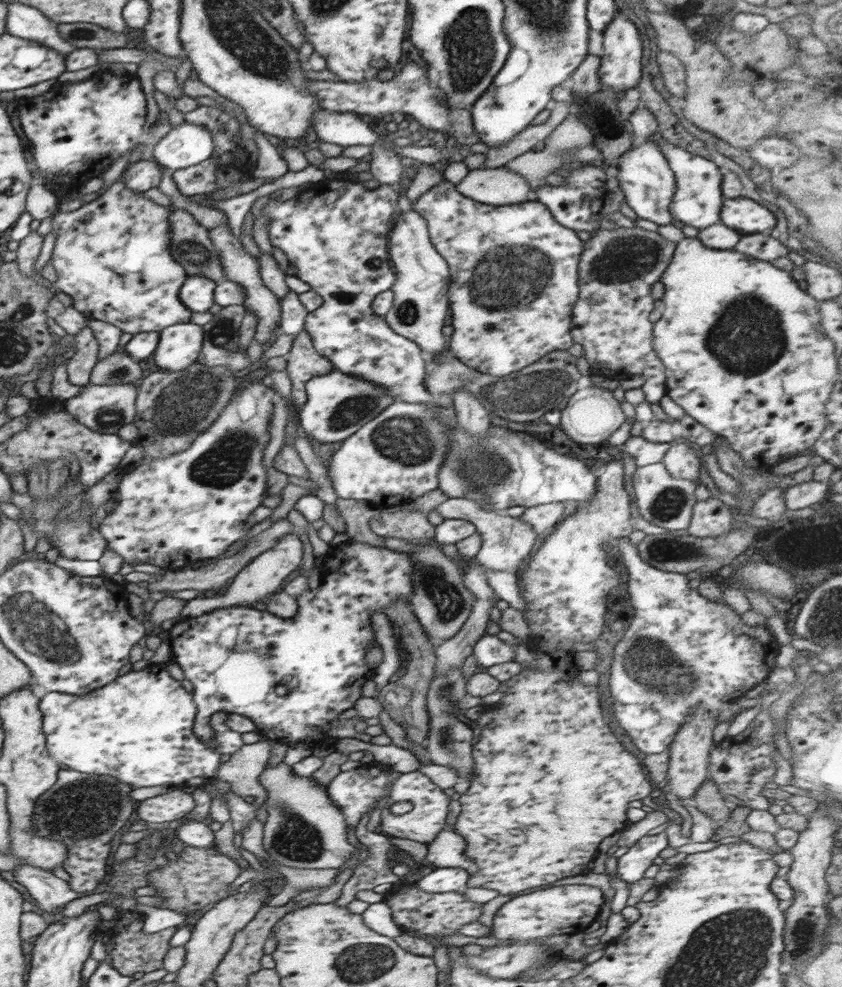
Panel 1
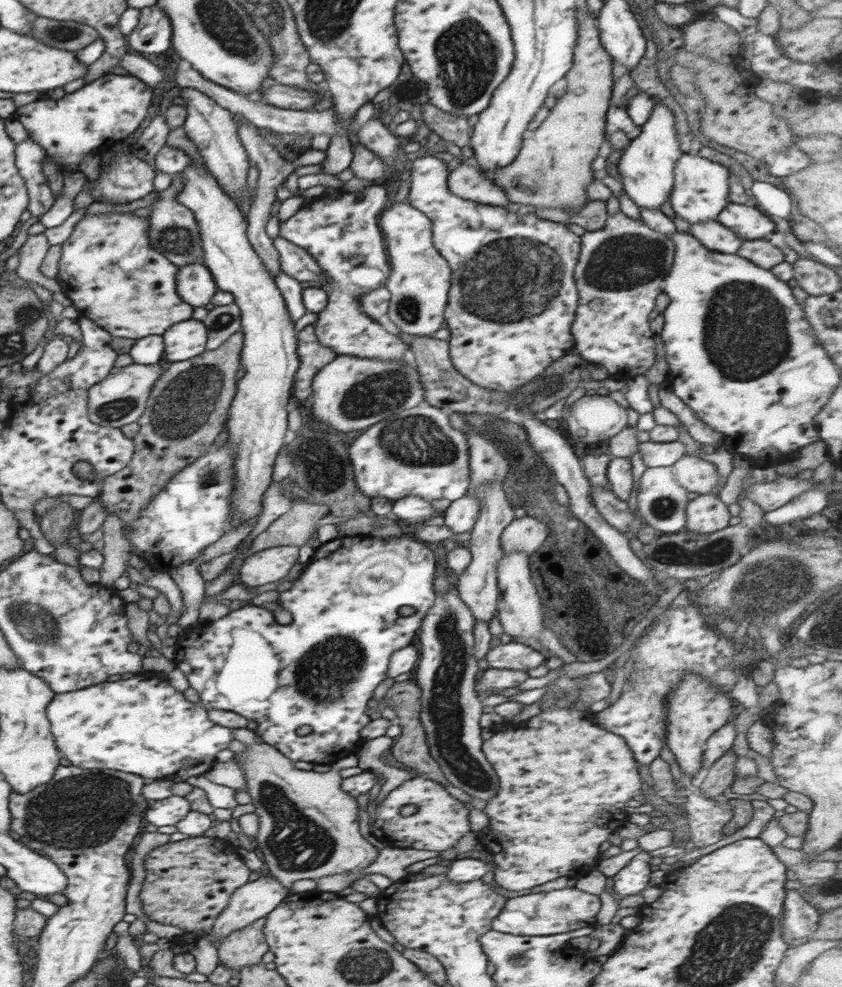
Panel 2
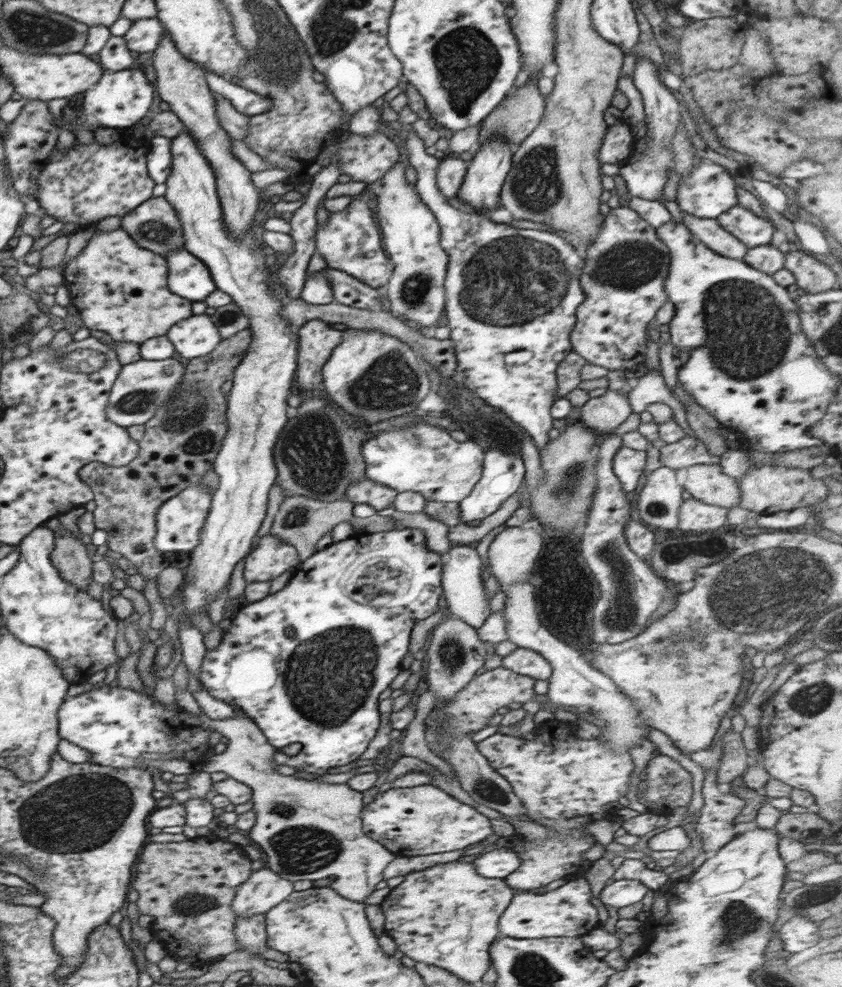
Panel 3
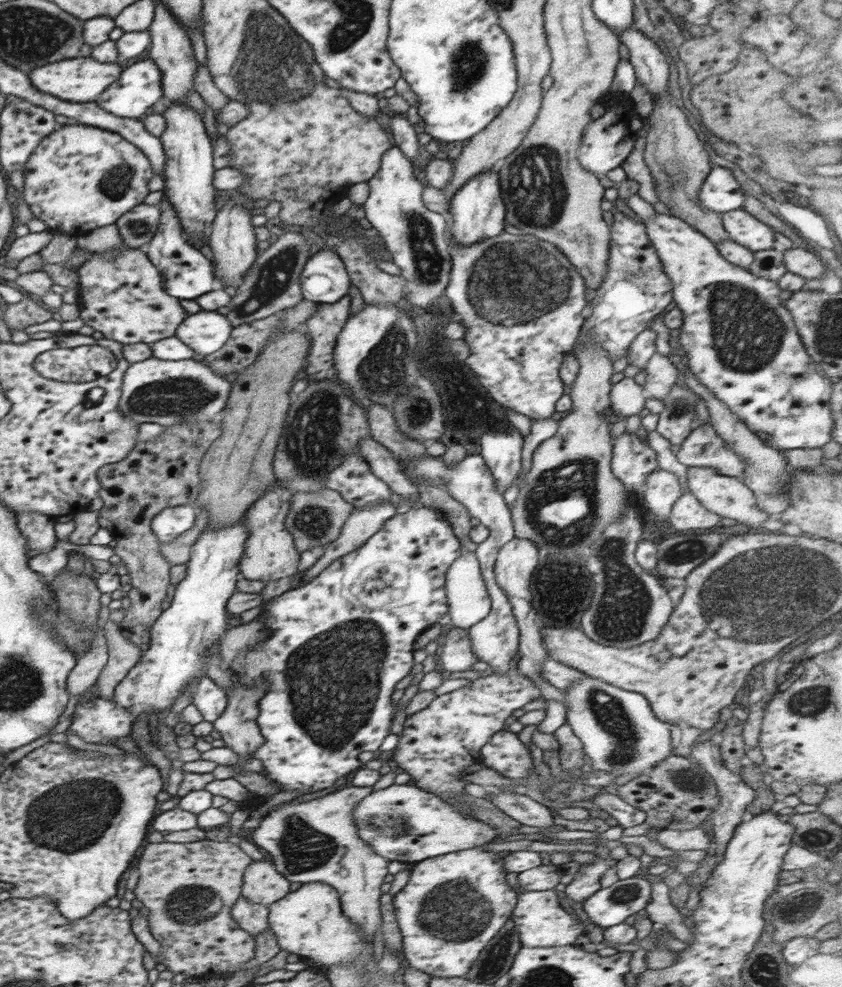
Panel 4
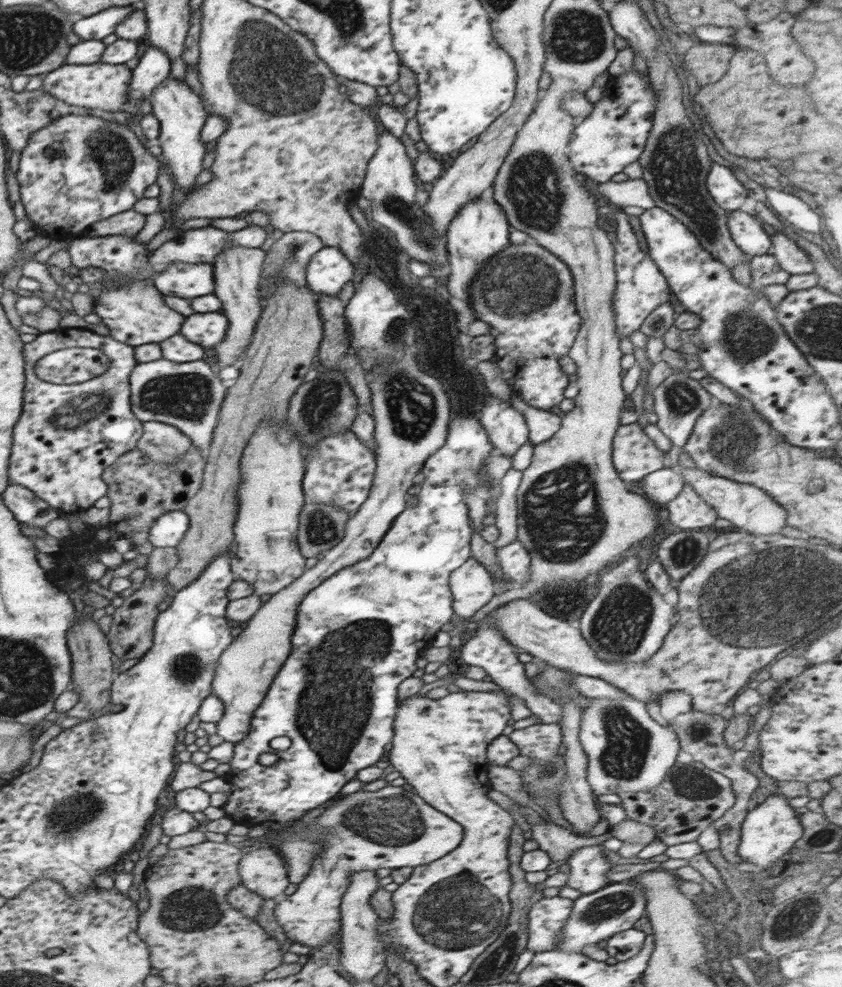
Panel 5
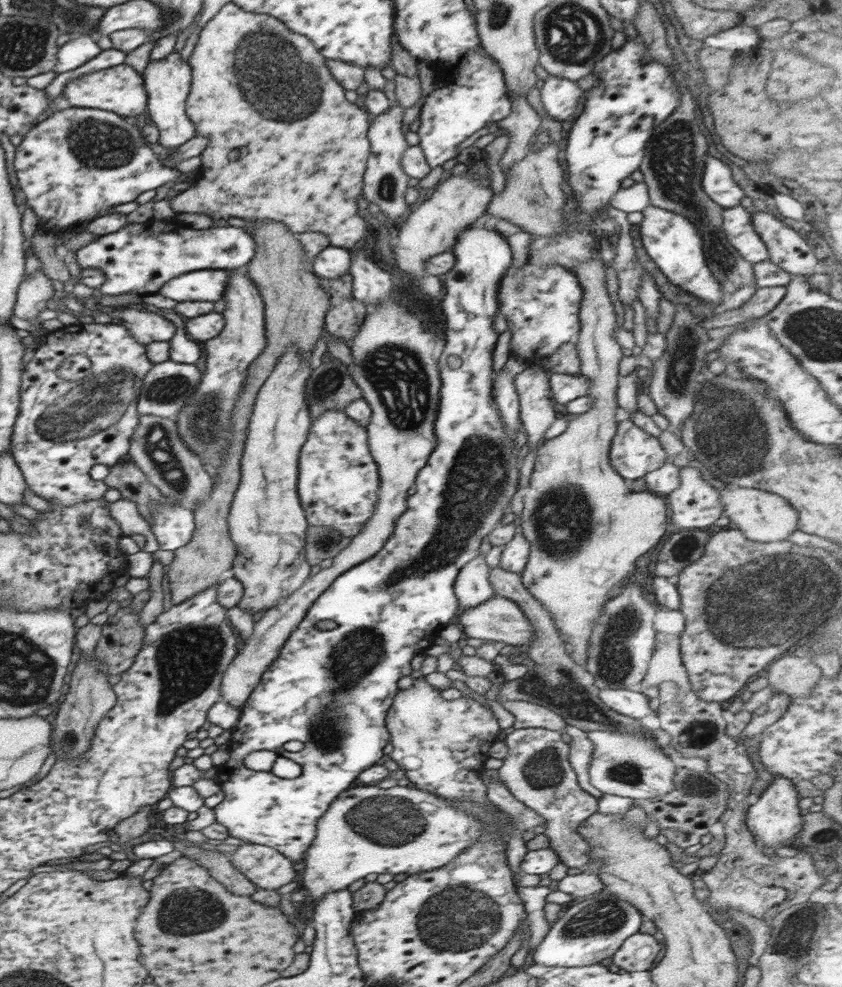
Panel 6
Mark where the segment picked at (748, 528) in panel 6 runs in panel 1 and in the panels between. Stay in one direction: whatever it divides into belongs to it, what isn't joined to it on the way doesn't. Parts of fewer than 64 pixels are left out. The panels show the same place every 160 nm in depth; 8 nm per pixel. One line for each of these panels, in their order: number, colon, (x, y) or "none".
1: (682, 461)
2: (696, 475)
3: (707, 483)
4: (729, 497)
5: (747, 506)

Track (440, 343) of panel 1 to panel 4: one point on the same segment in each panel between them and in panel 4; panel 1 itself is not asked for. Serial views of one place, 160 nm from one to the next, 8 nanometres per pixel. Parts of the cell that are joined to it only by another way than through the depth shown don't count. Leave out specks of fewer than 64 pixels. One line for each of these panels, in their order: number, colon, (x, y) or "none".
2: (419, 284)
3: (411, 235)
4: (417, 238)

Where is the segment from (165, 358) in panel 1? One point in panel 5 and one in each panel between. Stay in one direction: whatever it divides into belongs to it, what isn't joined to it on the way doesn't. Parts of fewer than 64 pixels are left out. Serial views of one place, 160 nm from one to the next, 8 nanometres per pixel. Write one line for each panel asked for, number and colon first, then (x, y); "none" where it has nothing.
2: (184, 340)
3: (195, 336)
4: (205, 332)
5: (208, 330)

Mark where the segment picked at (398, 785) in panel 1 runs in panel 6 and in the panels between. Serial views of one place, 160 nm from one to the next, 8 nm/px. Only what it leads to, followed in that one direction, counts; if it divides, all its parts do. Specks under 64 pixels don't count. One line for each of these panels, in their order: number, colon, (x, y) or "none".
2: (440, 821)
3: (414, 821)
4: (418, 825)
5: (365, 831)
6: (368, 830)

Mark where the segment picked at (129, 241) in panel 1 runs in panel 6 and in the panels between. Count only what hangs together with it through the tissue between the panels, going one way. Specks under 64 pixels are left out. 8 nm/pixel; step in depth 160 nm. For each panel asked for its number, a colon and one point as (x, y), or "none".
2: (108, 268)
3: (118, 287)
4: (122, 296)
5: (135, 313)
6: (145, 327)

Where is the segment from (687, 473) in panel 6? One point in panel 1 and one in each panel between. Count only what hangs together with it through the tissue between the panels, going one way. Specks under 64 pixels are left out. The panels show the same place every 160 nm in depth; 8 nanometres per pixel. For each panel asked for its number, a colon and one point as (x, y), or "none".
1: (712, 518)
2: (706, 514)
3: (695, 516)
4: (687, 513)
5: (688, 511)

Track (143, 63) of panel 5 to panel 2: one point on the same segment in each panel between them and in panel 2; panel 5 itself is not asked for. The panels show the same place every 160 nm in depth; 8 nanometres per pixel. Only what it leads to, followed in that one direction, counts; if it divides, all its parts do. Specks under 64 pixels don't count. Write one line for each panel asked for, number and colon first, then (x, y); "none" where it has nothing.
2: (110, 108)
3: (118, 100)
4: (139, 87)

